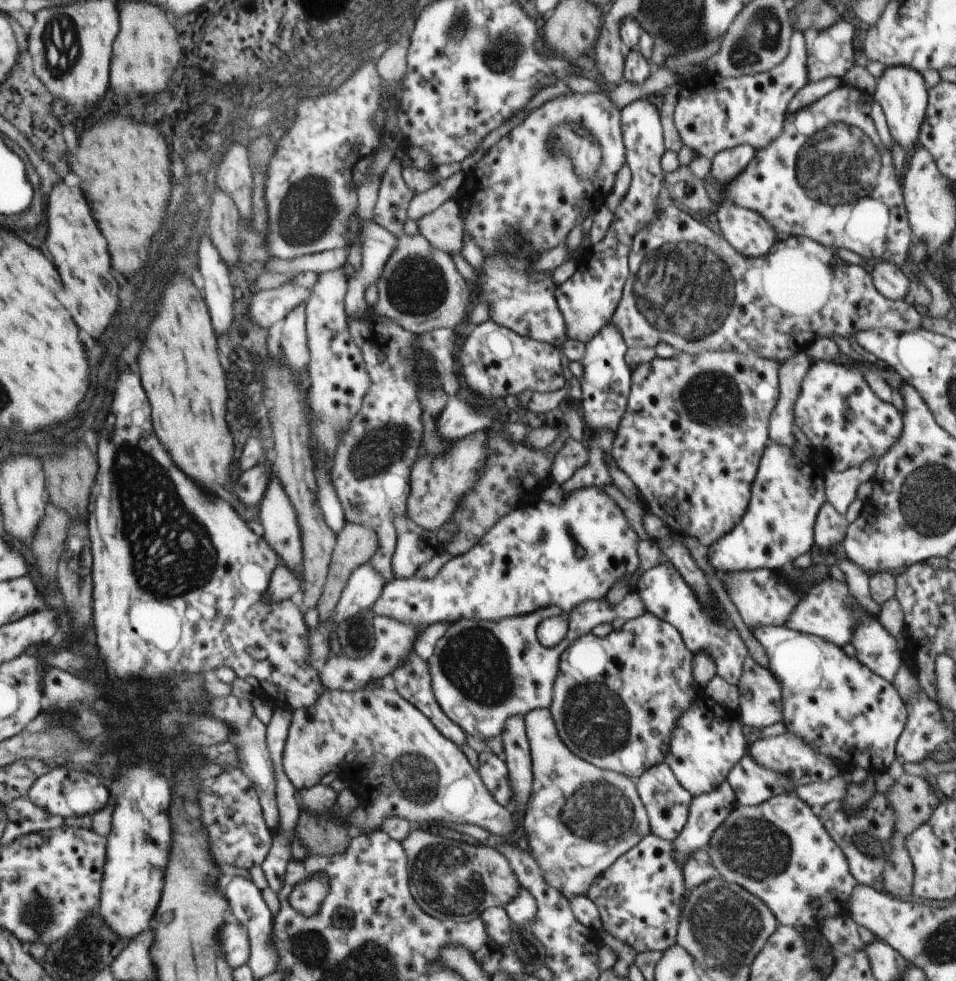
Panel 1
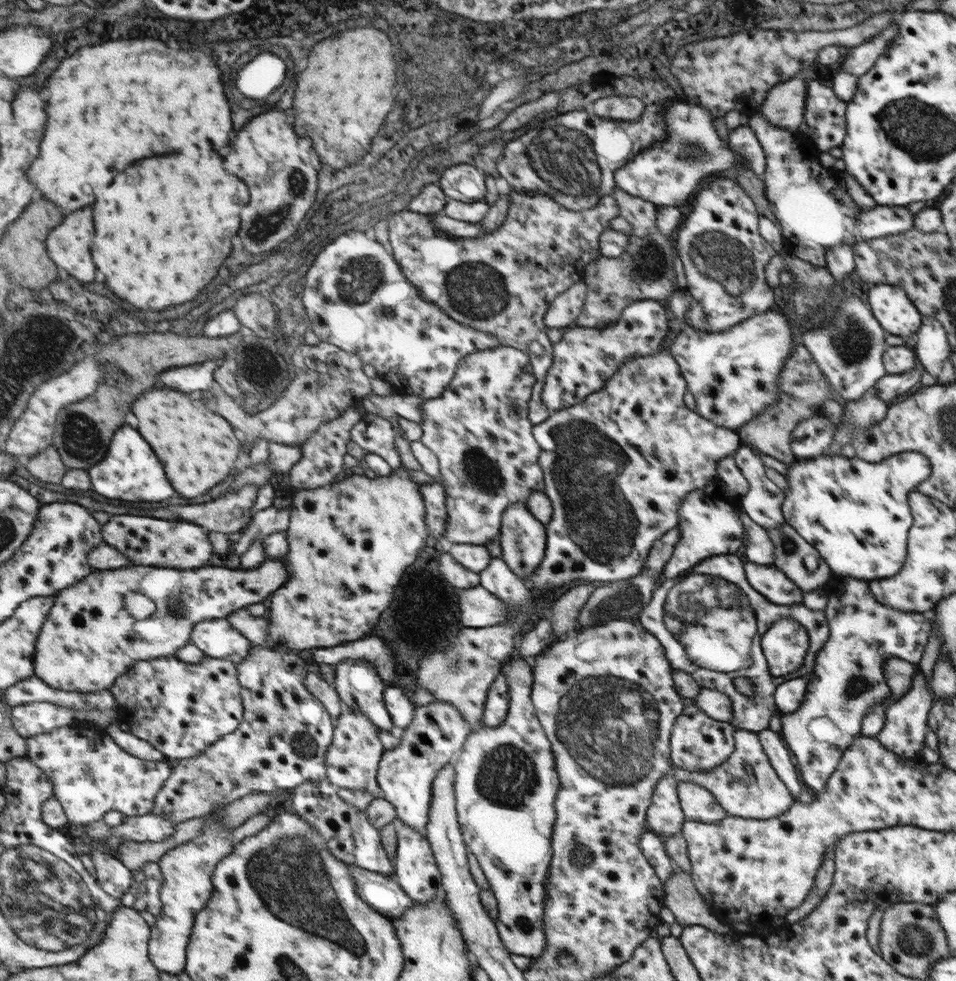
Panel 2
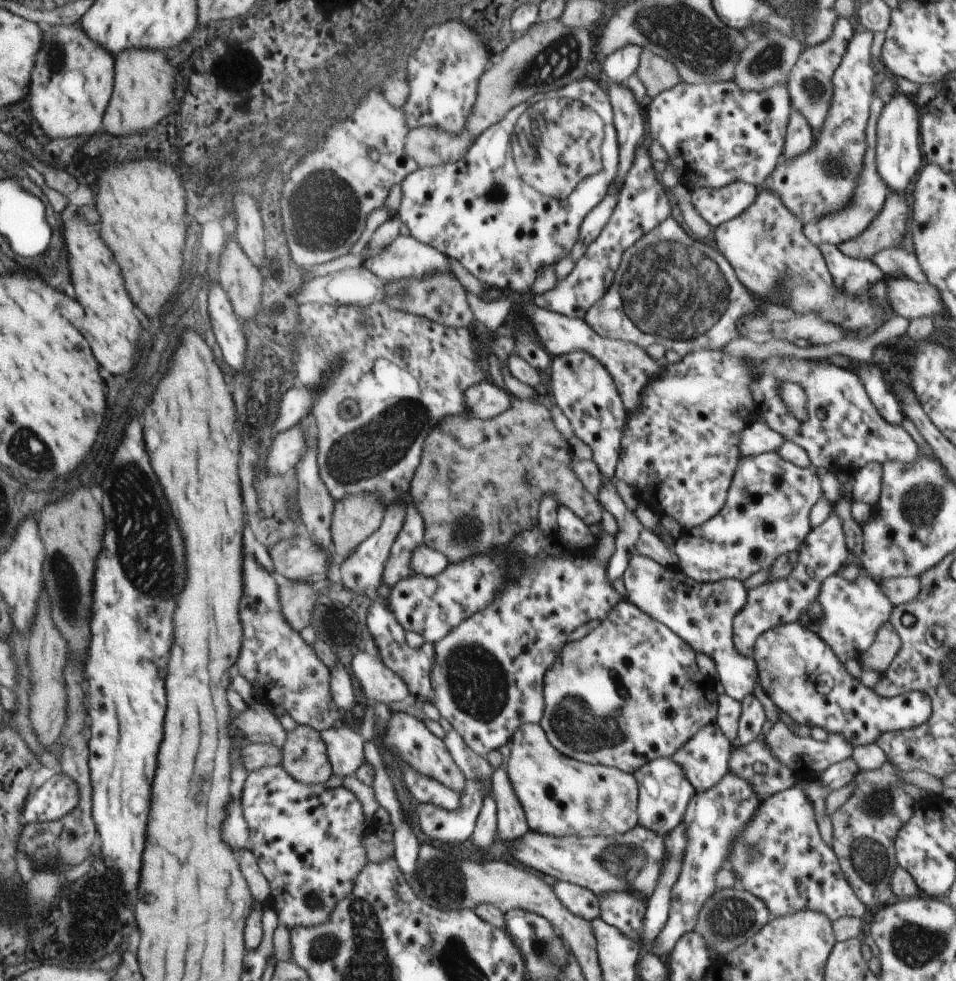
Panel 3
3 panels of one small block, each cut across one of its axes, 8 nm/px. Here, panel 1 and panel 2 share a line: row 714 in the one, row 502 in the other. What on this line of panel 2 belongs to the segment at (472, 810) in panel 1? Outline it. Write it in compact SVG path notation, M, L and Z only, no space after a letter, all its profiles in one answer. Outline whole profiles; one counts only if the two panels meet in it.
M402 465L385 477L353 474L330 487L293 491L295 501L290 508L292 520L288 530L290 580L272 598L272 632L264 645L299 651L332 648L360 640L376 626L378 616L390 606L404 570L416 562L428 538L427 506L419 489L422 481L412 481L410 471Z

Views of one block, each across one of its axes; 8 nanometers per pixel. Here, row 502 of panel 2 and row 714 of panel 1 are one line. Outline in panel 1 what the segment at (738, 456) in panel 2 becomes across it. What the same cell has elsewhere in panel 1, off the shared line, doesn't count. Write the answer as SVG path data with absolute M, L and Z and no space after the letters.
M751 656L743 662L743 673L736 685L739 687L739 713L743 722L756 730L780 722L783 717L781 684L769 668L756 663Z

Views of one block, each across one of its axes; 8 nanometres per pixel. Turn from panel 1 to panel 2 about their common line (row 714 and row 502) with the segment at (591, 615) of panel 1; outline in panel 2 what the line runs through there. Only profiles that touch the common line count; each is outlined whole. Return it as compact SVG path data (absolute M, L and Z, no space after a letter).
M499 345L496 348L473 352L465 356L458 364L454 376L450 379L448 386L444 392L435 399L425 399L422 403L423 419L419 422L422 427L423 435L421 441L436 456L440 465L439 482L446 491L446 506L448 507L447 525L443 538L438 541L442 546L450 546L452 544L473 544L484 545L488 540L495 537L501 530L501 518L508 506L514 503L526 504L529 500L529 494L534 491L544 491L545 482L543 481L543 470L538 464L538 459L542 449L538 446L534 436L532 436L532 420L529 418L529 402L532 400L532 390L537 379L533 374L533 364L530 355L525 351L518 350L517 347Z

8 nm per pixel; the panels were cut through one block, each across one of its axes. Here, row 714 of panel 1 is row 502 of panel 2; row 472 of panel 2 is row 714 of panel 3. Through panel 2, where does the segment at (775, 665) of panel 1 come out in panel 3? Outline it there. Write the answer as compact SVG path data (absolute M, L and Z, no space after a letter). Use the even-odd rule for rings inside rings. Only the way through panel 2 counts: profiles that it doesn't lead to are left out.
M784 622L761 634L756 639L752 657L757 664L762 688L779 710L786 712L798 725L806 724L810 728L820 726L828 733L842 735L853 748L875 743L884 733L916 728L926 722L932 714L932 704L927 694L914 691L897 697L884 697L872 687L867 687L865 683L861 682L861 679L852 677L850 672L846 671L844 662L837 657L829 645L816 632L803 626L801 622ZM822 674L828 674L835 680L828 694L822 694L818 690Z

